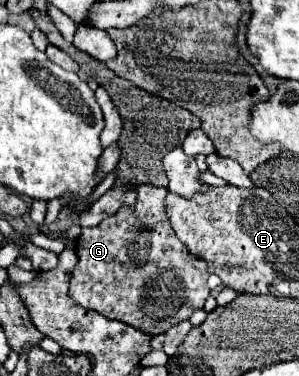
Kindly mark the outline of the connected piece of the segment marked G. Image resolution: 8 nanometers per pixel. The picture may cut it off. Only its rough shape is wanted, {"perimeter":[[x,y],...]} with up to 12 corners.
{"perimeter":[[168,188],[82,228],[70,296],[156,336],[204,306],[208,262]]}

